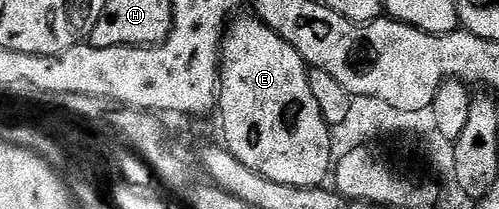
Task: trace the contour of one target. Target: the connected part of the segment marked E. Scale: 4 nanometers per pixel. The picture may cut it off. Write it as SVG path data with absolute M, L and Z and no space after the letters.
M237 16L225 28L224 41L220 44L218 114L220 129L224 132L223 144L242 164L266 179L274 179L274 183L307 189L323 186L324 176L327 173L329 176L334 161L330 155L333 134L324 122L318 103L314 103L308 83L309 66L305 65L302 55L298 55L298 51L294 51L294 47L290 47L290 43L286 43L286 39L282 39L270 26L264 25L255 16L247 16Z

